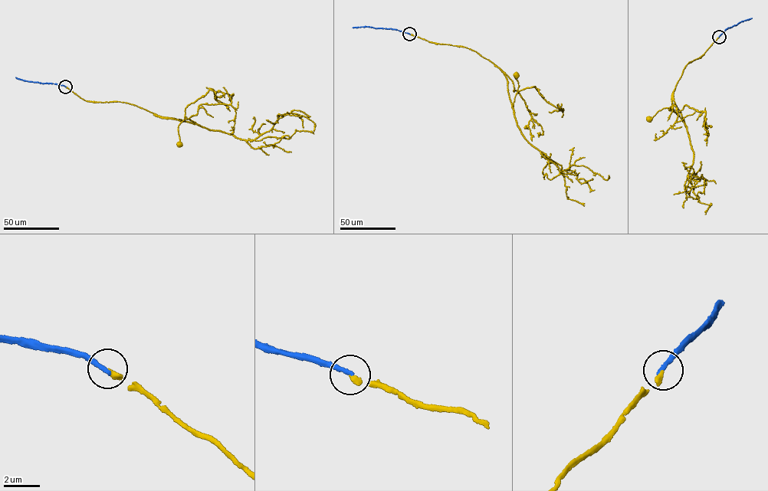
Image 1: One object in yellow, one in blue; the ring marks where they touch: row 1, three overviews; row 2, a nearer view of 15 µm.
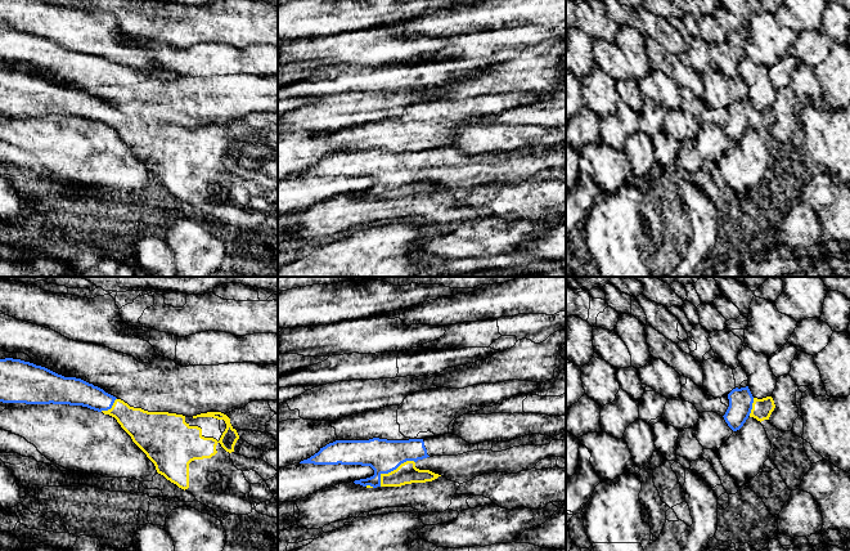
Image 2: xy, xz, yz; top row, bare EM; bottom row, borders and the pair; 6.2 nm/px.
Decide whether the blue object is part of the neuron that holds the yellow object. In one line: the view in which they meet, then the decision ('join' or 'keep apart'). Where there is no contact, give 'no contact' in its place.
meets yellow in xz; join

